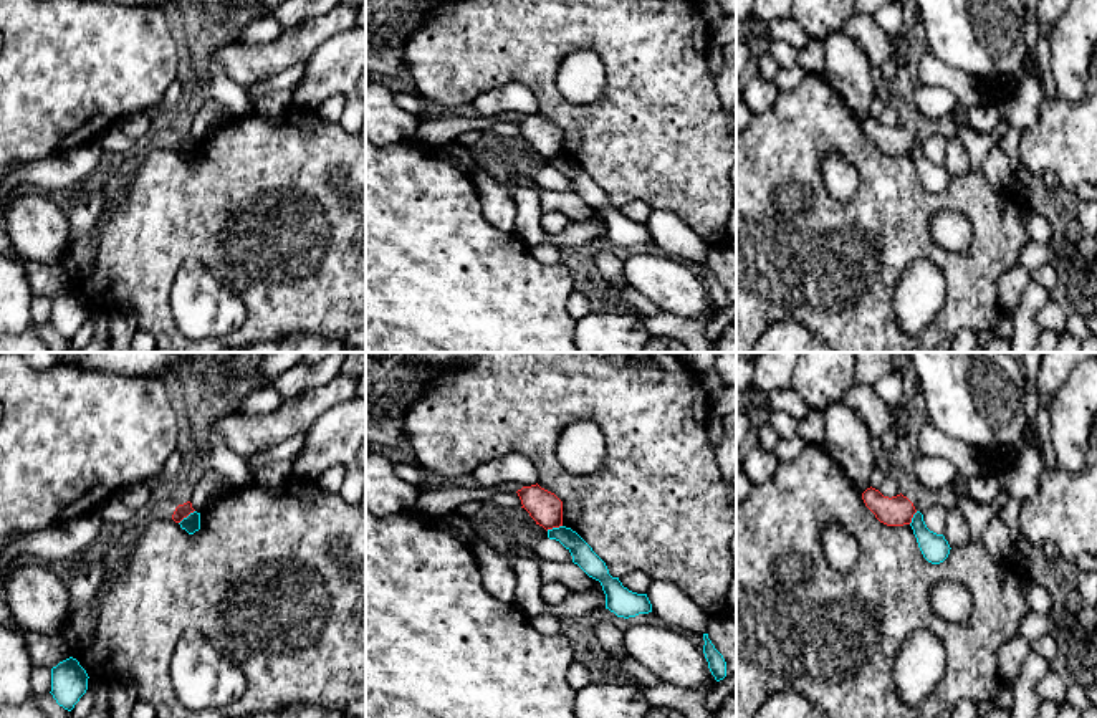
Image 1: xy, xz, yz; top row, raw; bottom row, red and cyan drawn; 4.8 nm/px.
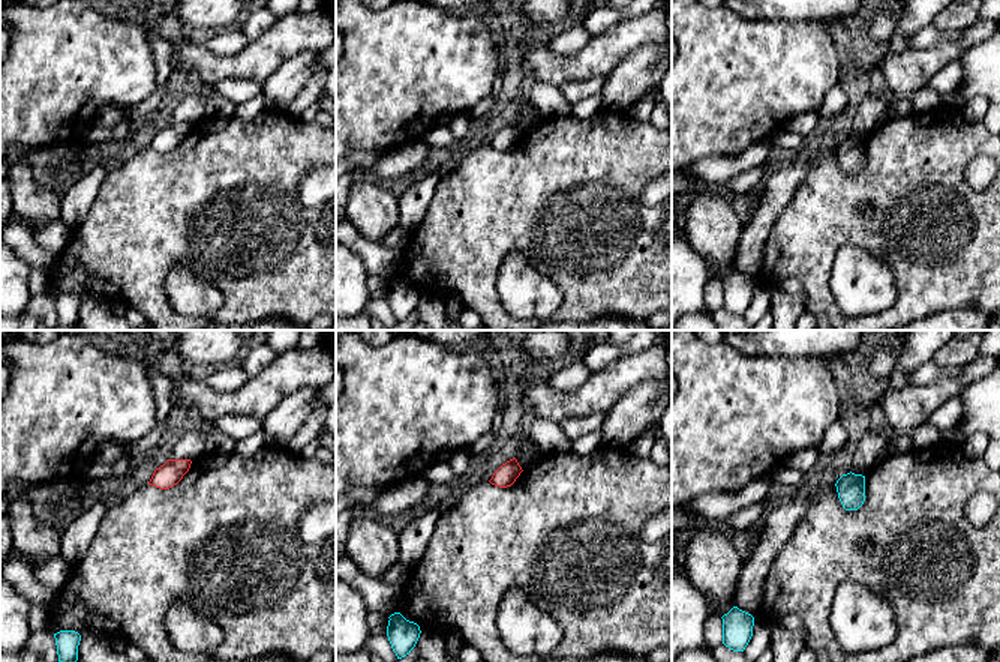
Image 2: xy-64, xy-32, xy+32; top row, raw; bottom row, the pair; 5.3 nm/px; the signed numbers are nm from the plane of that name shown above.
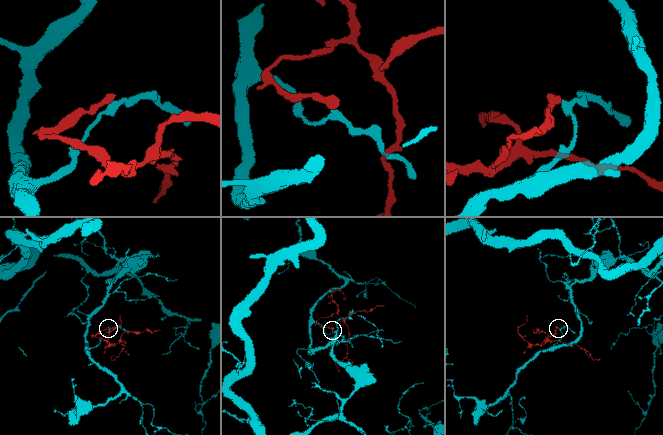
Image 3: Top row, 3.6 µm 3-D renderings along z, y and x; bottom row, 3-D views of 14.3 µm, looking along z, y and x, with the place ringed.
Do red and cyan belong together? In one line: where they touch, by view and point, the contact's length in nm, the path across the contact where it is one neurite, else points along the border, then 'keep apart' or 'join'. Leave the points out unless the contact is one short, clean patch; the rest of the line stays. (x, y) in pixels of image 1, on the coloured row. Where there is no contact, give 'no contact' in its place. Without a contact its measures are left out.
meets red in xy at (186, 516); contact 100 nm long; border along xy (194, 510), (179, 523); keep apart

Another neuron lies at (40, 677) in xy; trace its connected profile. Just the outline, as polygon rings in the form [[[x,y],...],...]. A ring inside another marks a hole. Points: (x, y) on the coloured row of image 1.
[[[35,665],[31,670],[31,693],[51,692],[51,670],[41,665]]]

